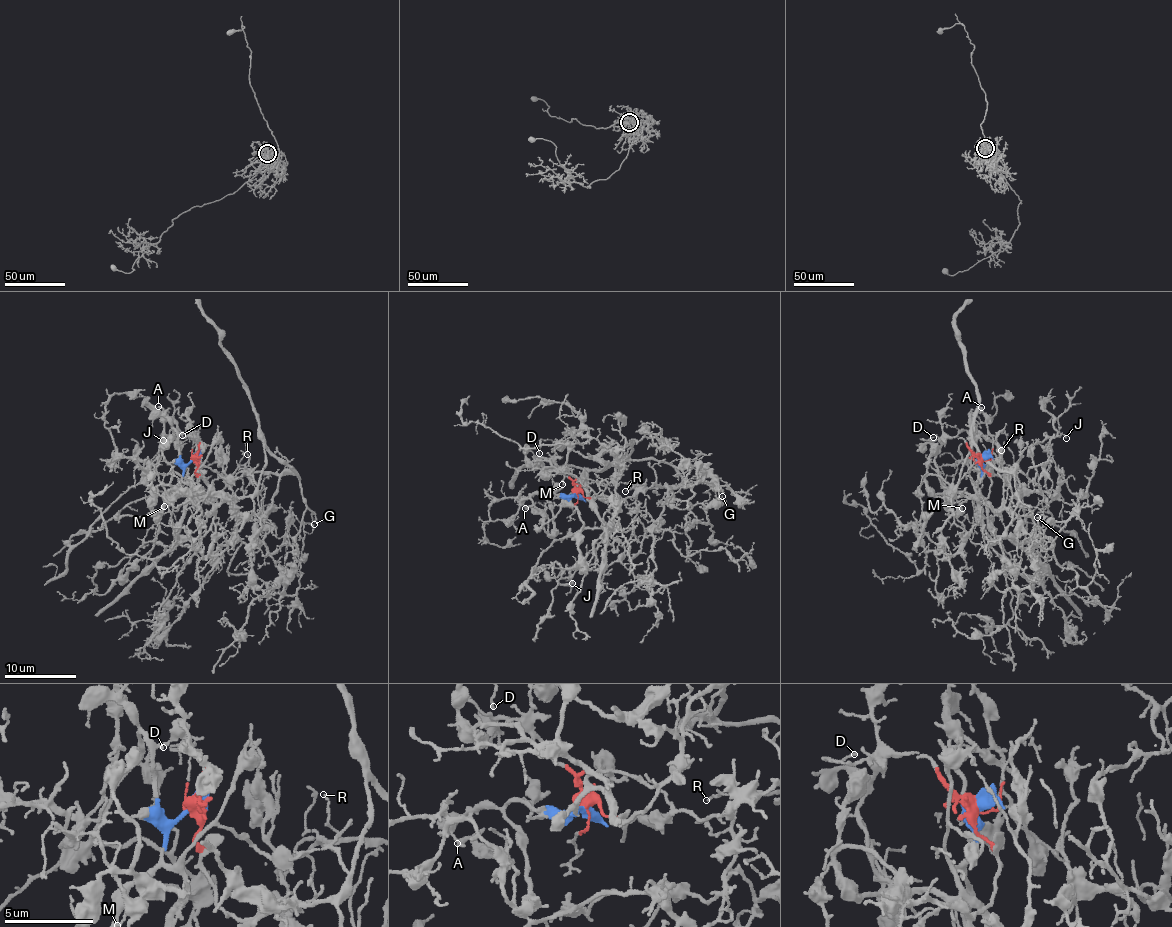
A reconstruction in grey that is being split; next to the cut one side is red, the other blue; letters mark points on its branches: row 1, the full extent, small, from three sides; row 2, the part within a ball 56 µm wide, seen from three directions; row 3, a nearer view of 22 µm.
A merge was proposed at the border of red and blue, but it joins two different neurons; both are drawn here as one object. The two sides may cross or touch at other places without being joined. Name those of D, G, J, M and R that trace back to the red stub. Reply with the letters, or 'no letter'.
D, G, J, R

